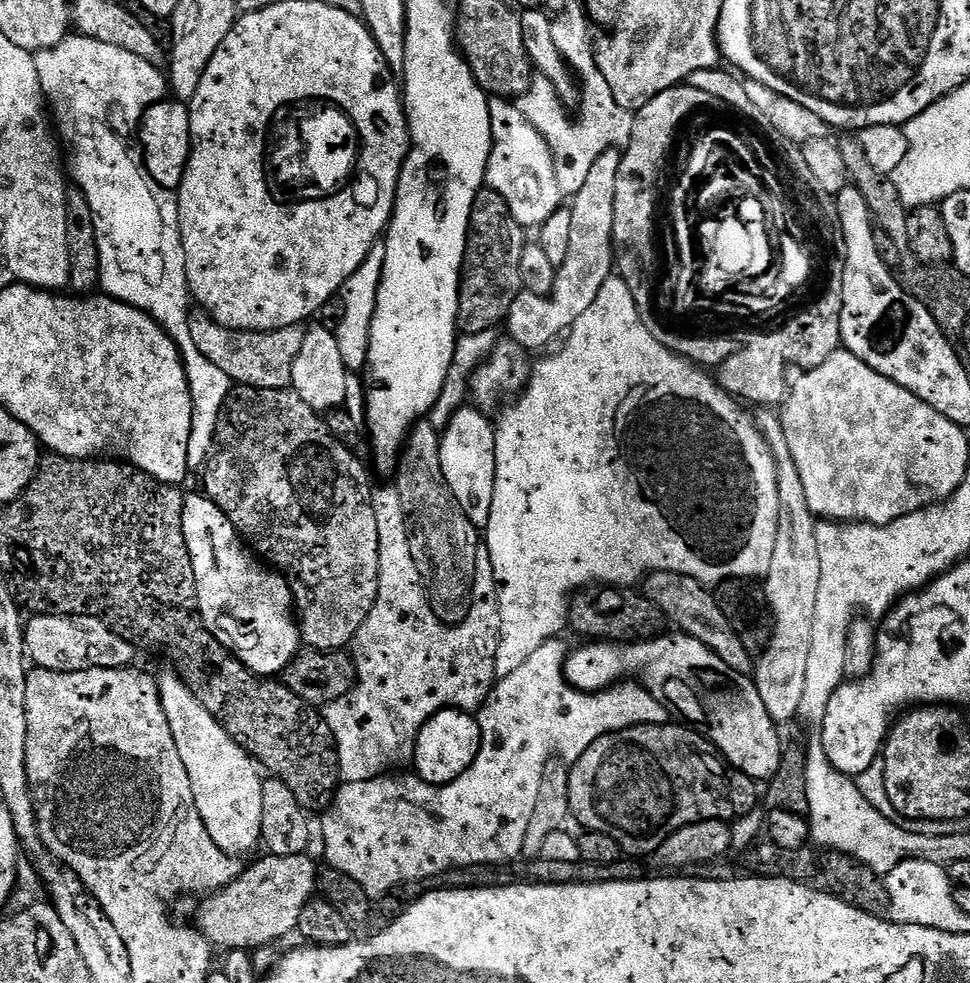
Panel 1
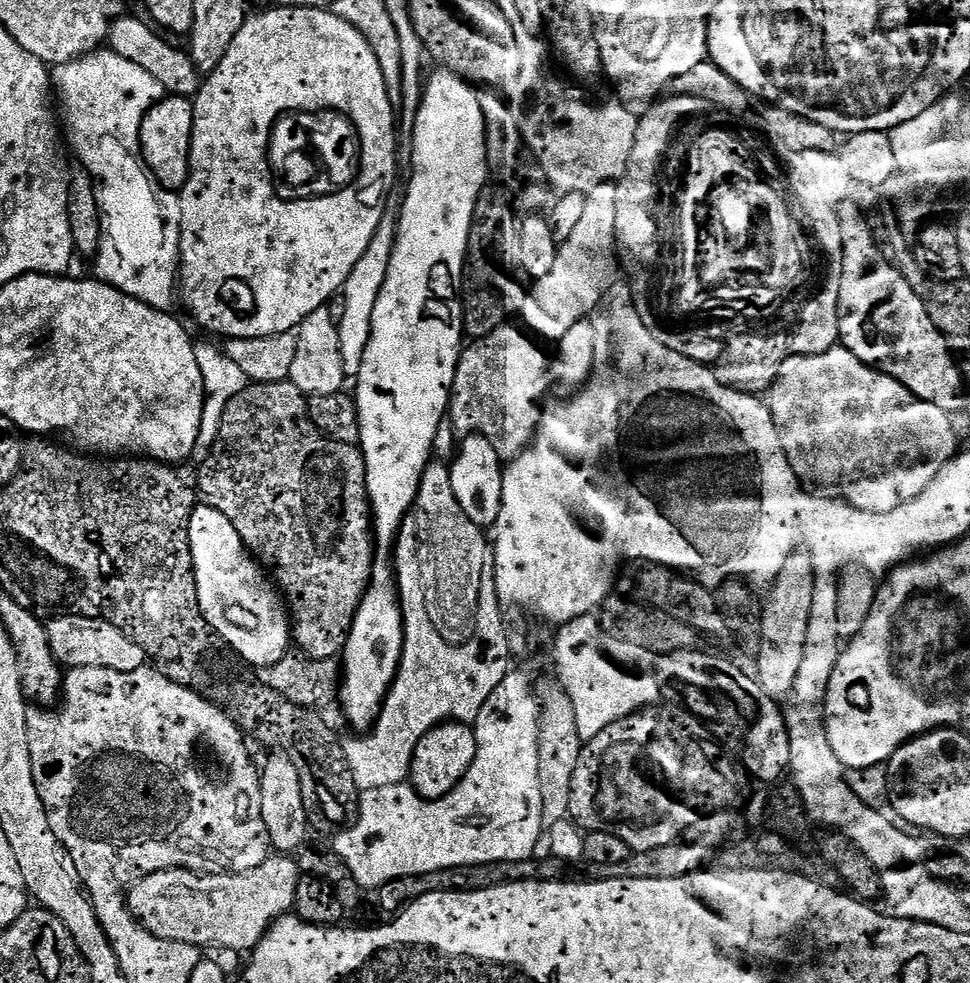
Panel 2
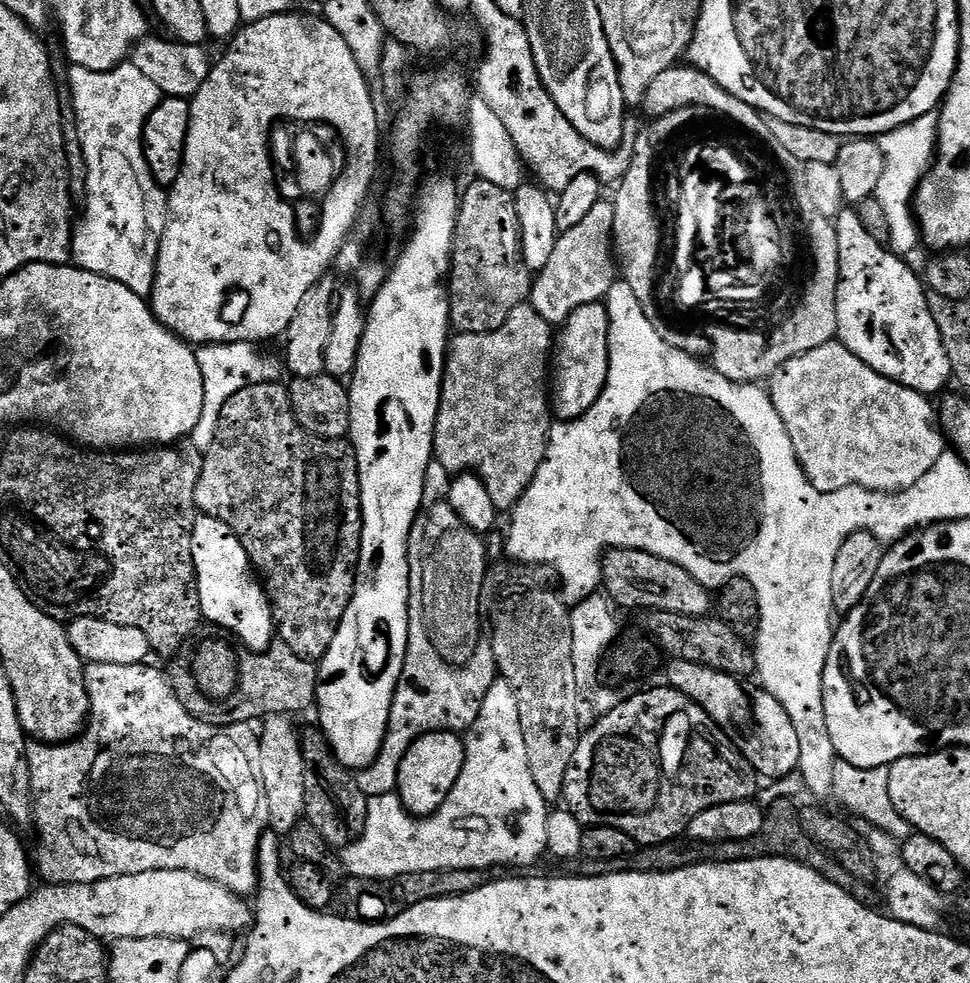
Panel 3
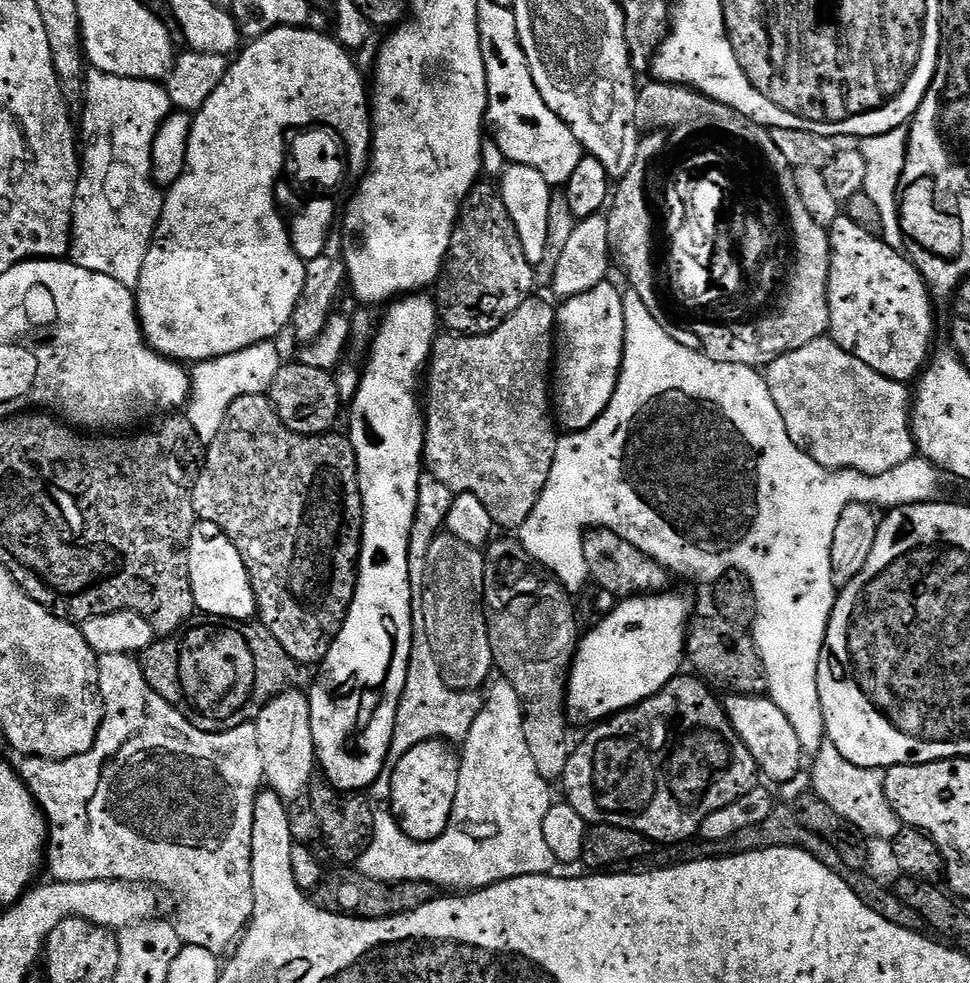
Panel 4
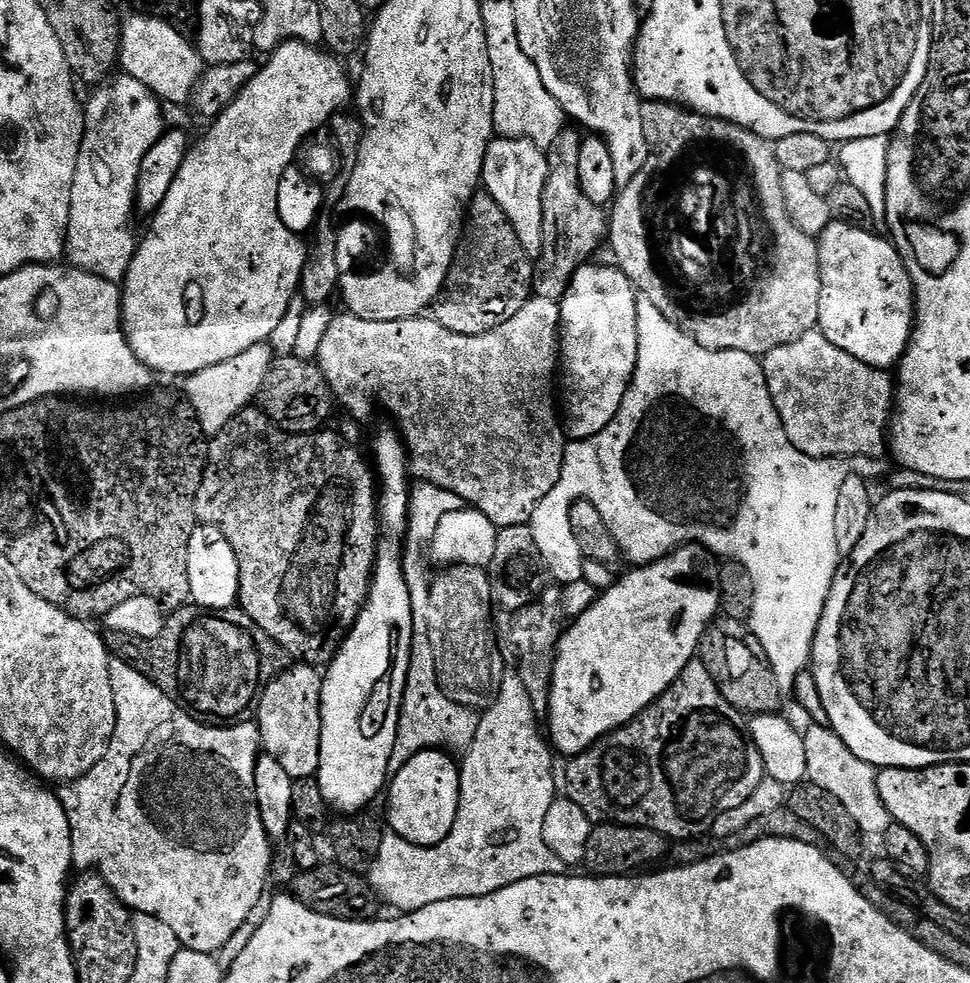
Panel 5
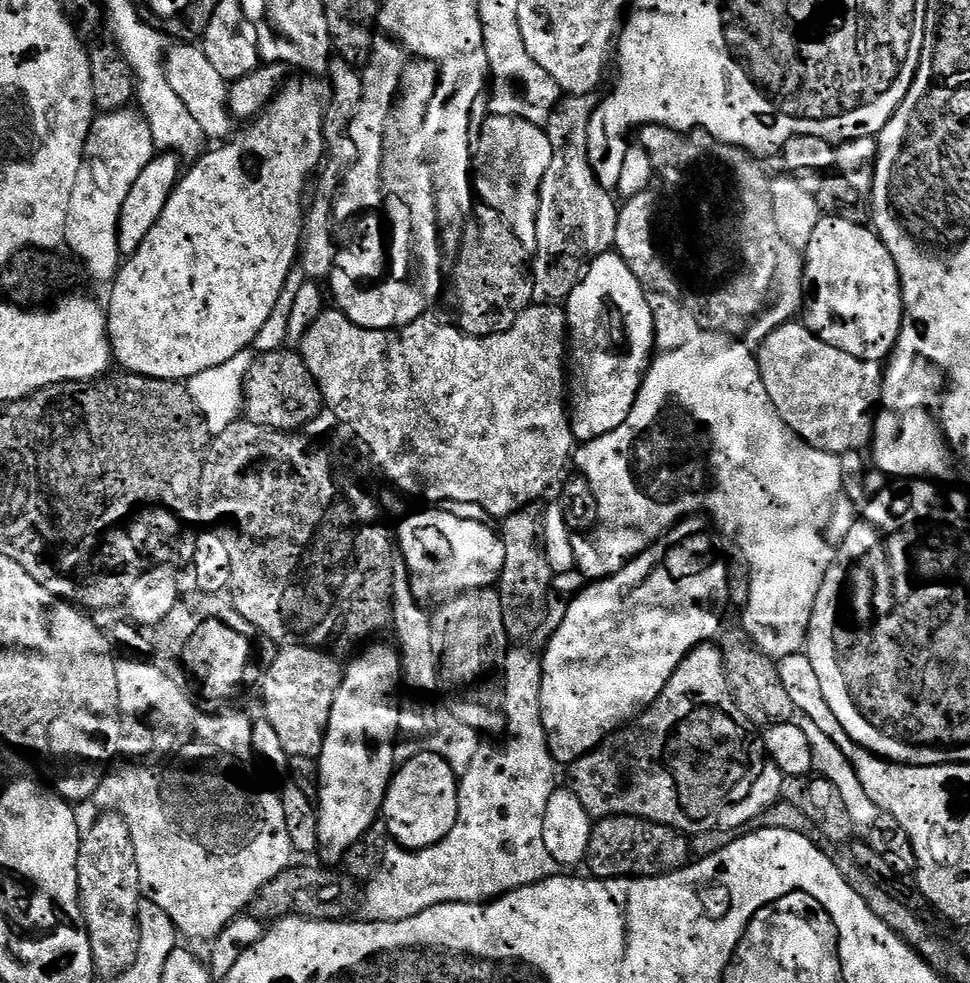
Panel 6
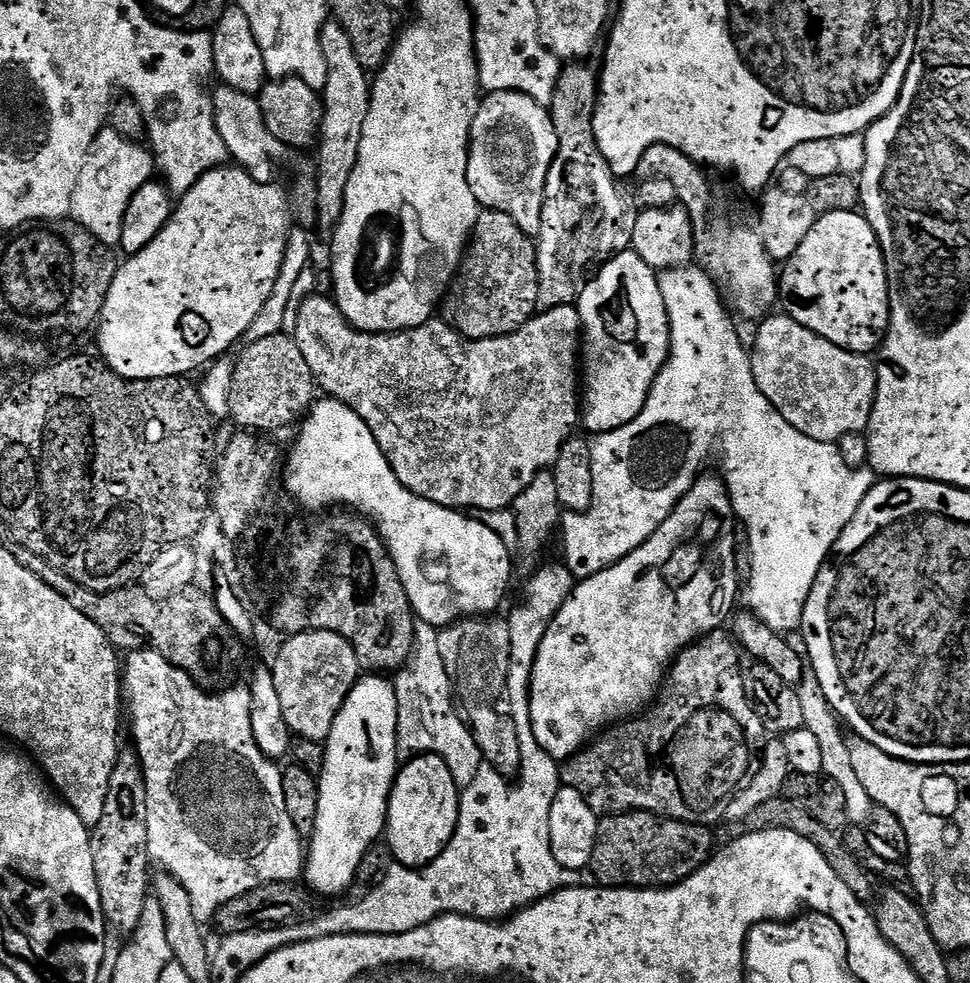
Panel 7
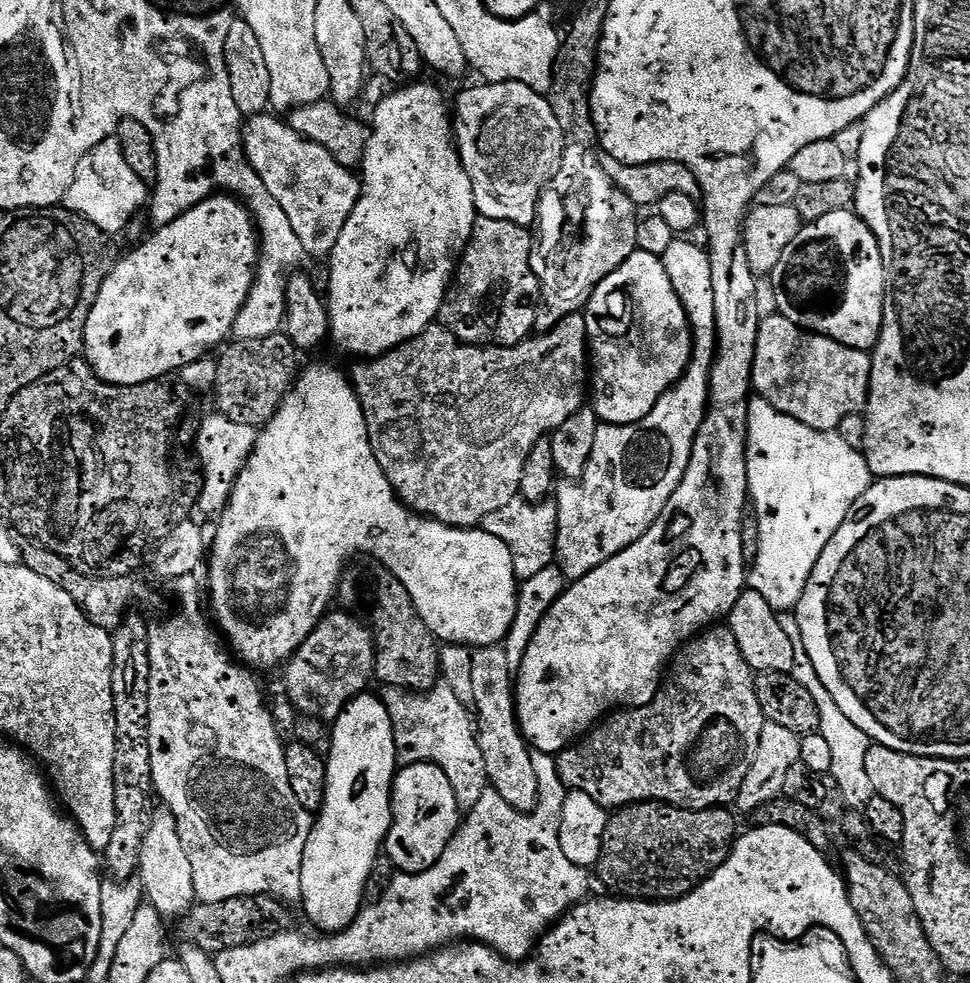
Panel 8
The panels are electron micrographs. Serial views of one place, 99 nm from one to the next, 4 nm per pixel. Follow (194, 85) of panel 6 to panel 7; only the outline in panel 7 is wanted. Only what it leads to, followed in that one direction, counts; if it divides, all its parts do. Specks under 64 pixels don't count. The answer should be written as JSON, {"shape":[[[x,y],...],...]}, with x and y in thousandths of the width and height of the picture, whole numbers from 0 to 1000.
{"shape":[[[227,87],[224,91],[224,94],[218,95],[219,115],[223,117],[225,136],[229,136],[229,144],[233,144],[236,160],[263,183],[279,184],[280,166],[295,155],[295,151],[287,140],[282,140],[282,136],[278,136],[268,111],[267,101],[249,96],[240,90]]]}

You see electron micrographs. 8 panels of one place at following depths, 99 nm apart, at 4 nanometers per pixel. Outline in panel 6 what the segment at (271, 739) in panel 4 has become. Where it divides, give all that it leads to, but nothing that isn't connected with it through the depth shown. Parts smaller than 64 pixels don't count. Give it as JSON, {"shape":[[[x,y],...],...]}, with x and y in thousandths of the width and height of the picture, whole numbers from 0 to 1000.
{"shape":[[[304,655],[286,662],[280,677],[270,693],[272,700],[271,727],[287,743],[287,755],[297,770],[326,773],[332,767],[334,752],[338,746],[340,726],[344,722],[344,710],[355,692],[355,680],[337,662]]]}

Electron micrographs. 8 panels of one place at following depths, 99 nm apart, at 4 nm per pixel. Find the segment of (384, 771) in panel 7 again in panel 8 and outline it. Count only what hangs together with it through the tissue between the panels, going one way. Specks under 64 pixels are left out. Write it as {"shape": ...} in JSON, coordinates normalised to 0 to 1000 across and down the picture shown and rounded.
{"shape":[[[372,706],[366,708],[357,719],[351,723],[351,728],[341,738],[340,760],[336,765],[338,774],[338,799],[334,809],[334,819],[330,822],[328,829],[325,831],[322,839],[322,847],[318,849],[315,865],[311,869],[311,925],[318,931],[318,936],[323,940],[323,945],[331,948],[352,948],[357,942],[365,938],[365,934],[371,929],[372,924],[377,919],[375,906],[379,900],[379,894],[384,888],[384,883],[389,875],[393,874],[394,864],[397,855],[400,854],[400,845],[404,839],[404,795],[408,792],[410,784],[410,774],[408,772],[408,752],[406,743],[402,734],[400,719],[391,707]]]}

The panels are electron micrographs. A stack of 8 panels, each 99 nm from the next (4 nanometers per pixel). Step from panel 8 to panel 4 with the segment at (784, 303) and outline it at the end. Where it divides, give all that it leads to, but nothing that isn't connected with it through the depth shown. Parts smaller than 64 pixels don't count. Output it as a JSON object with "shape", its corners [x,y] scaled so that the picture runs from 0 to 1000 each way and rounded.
{"shape":[[[873,218],[858,227],[854,241],[858,255],[854,284],[856,345],[913,385],[943,388],[962,357],[962,302],[953,281],[931,255],[911,247],[907,240],[898,240]]]}

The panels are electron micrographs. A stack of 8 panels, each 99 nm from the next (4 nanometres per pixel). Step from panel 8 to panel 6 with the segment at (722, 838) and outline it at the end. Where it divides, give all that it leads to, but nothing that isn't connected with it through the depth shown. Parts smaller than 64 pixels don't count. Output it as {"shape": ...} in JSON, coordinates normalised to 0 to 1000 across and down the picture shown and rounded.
{"shape":[[[625,830],[610,839],[604,882],[616,895],[641,895],[686,891],[706,882],[711,875],[711,855],[706,847],[657,830]]]}

